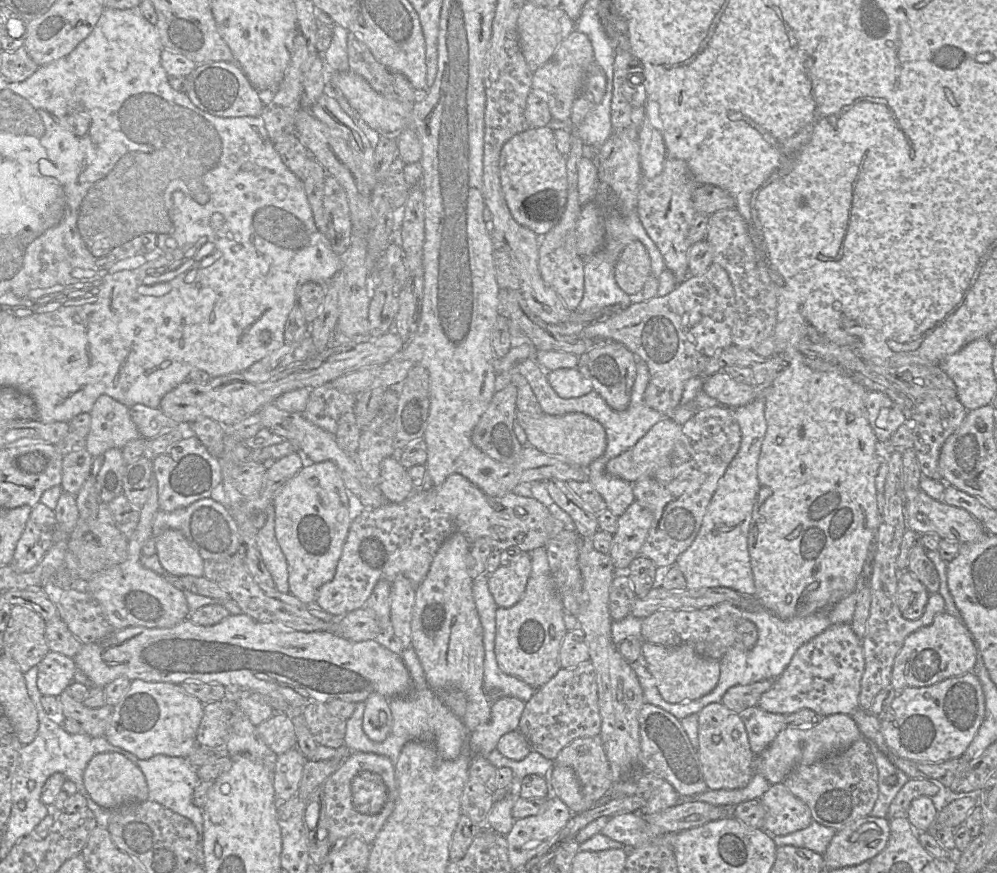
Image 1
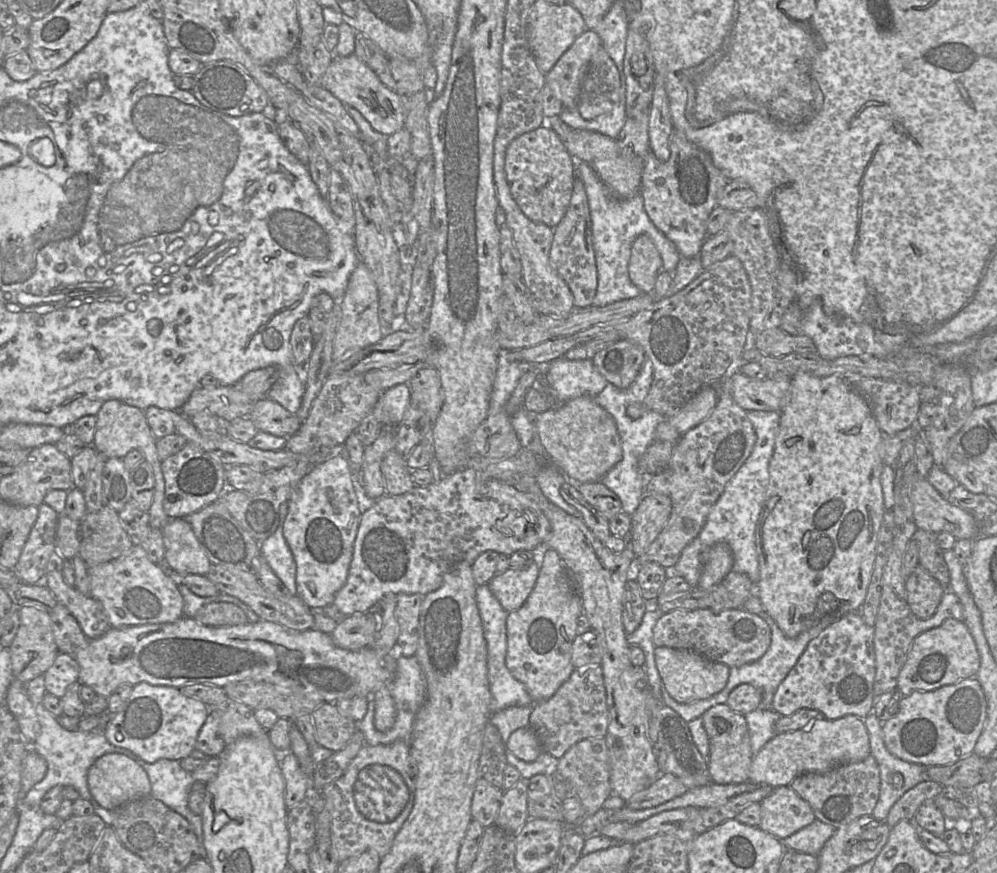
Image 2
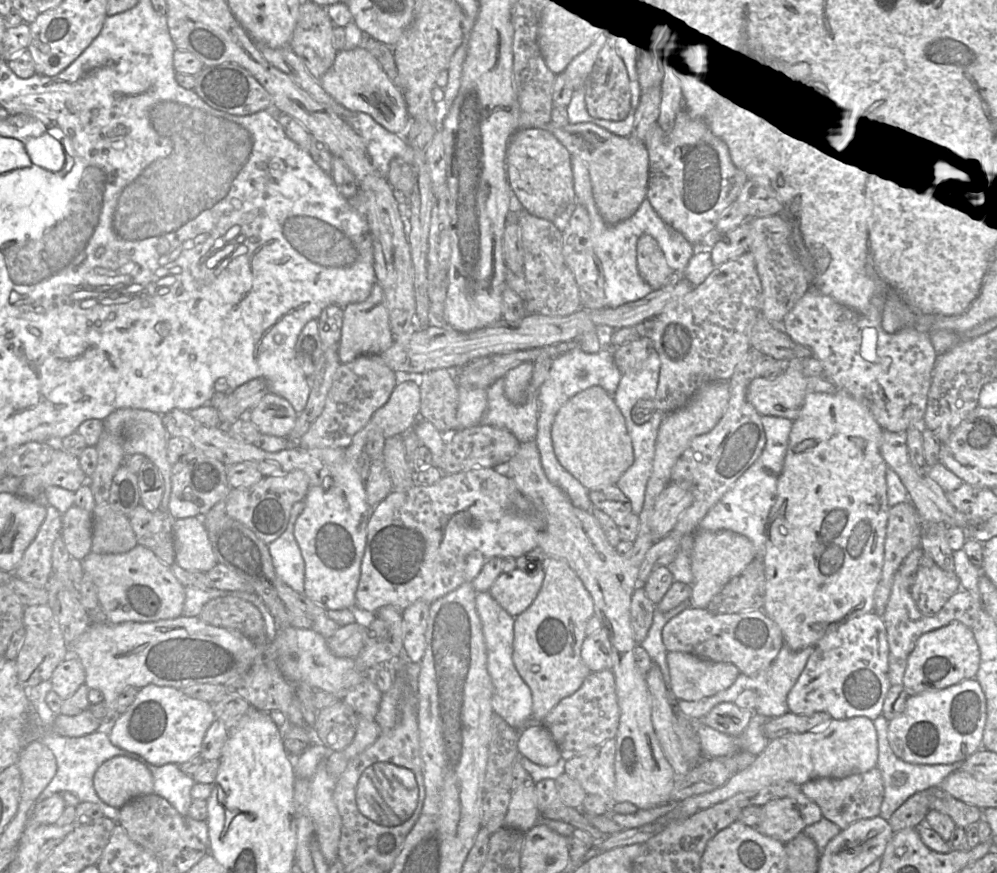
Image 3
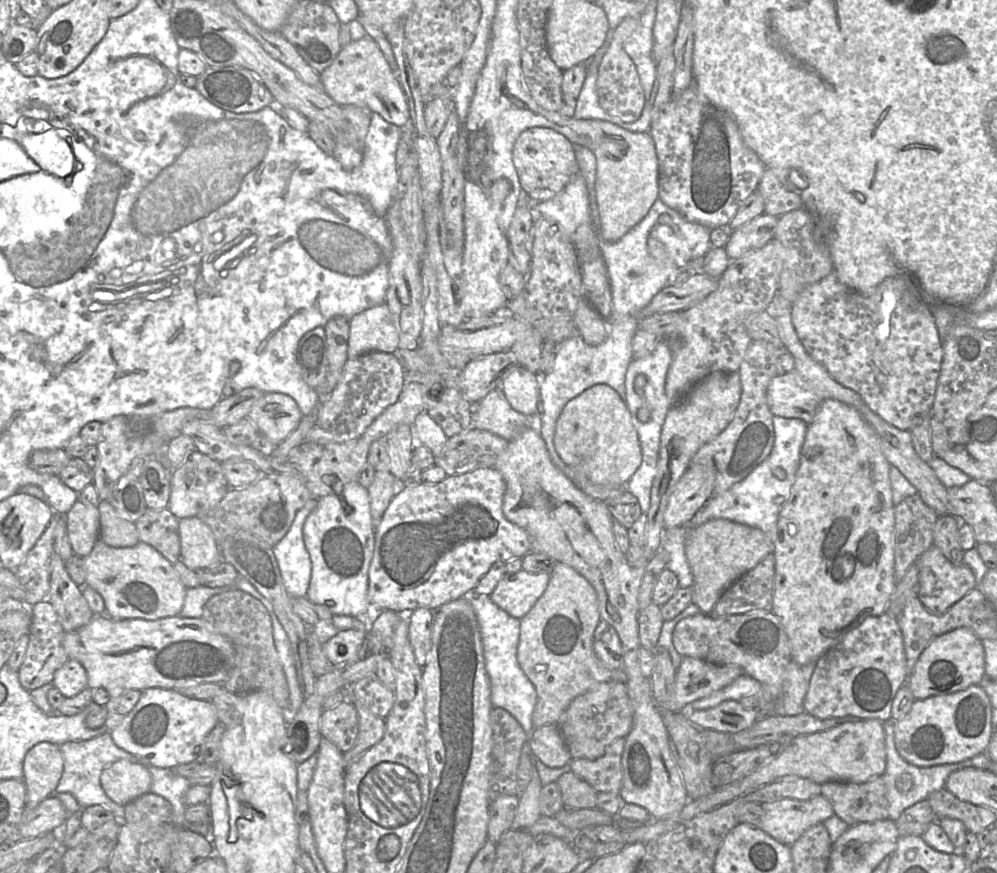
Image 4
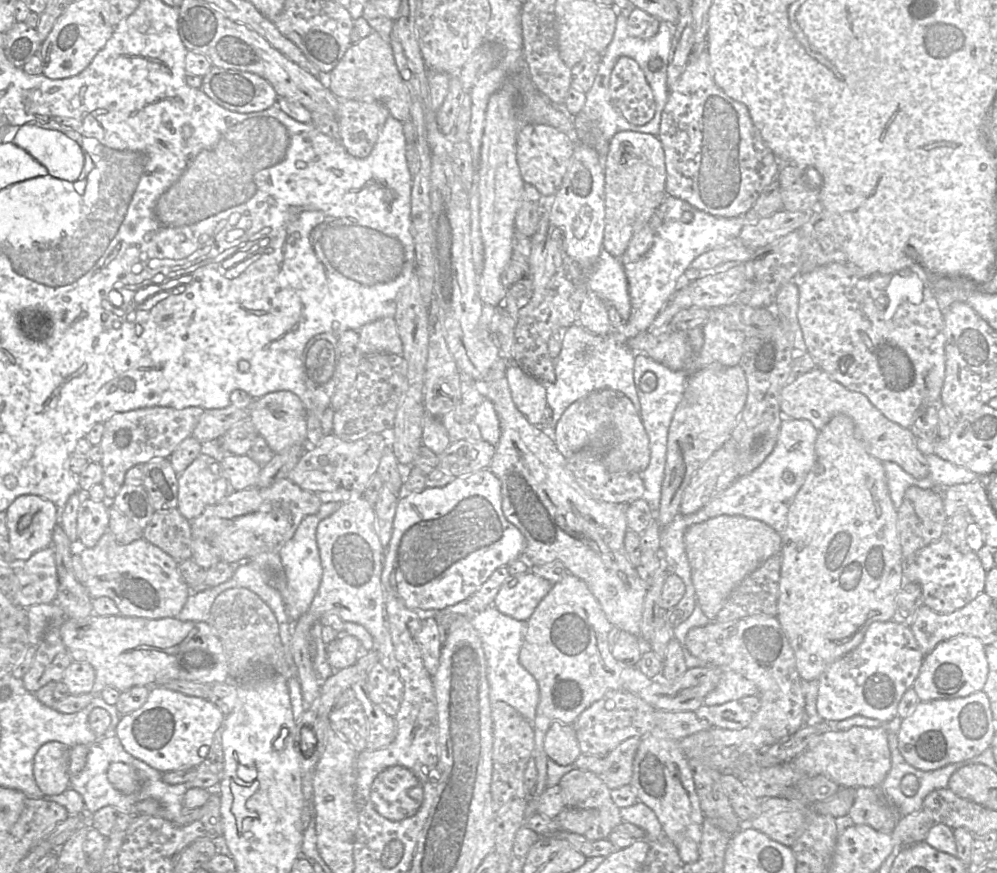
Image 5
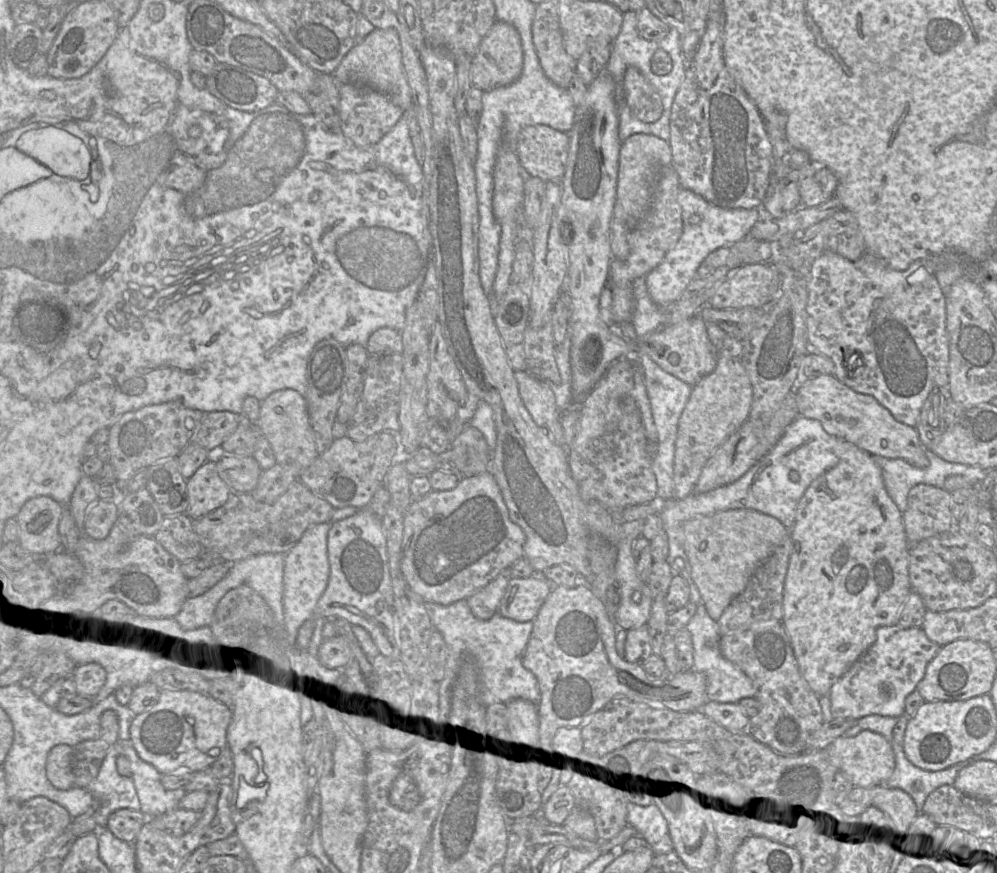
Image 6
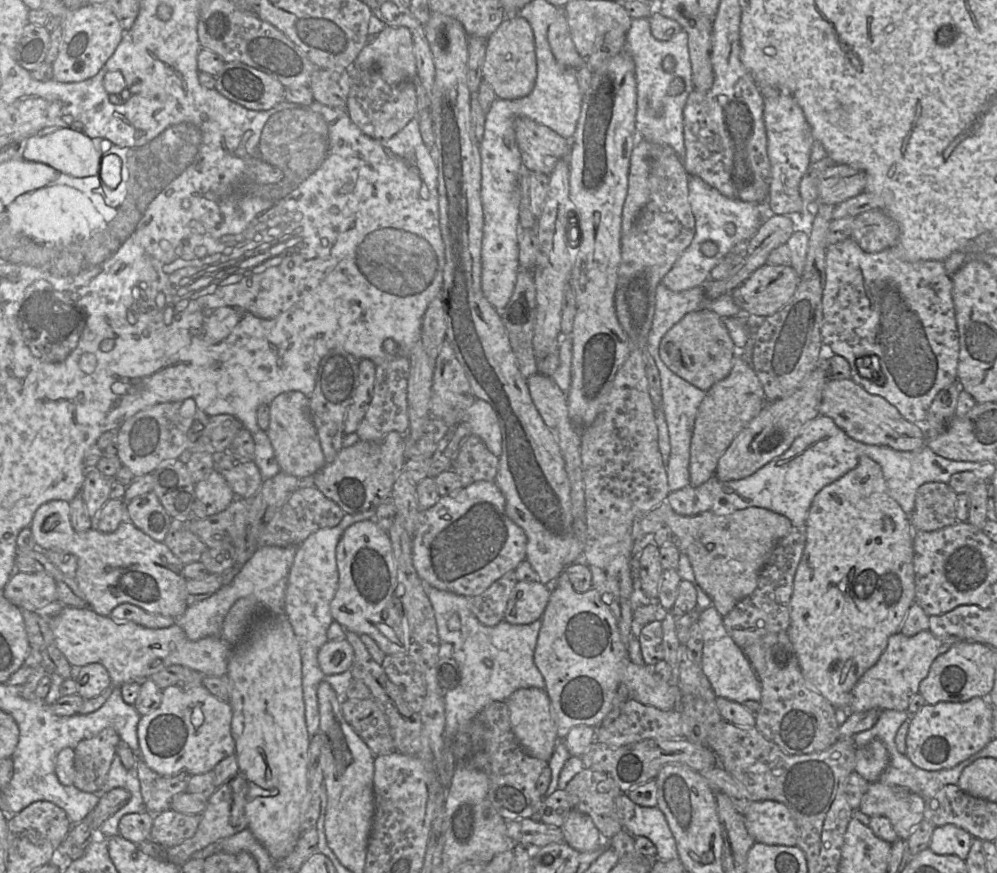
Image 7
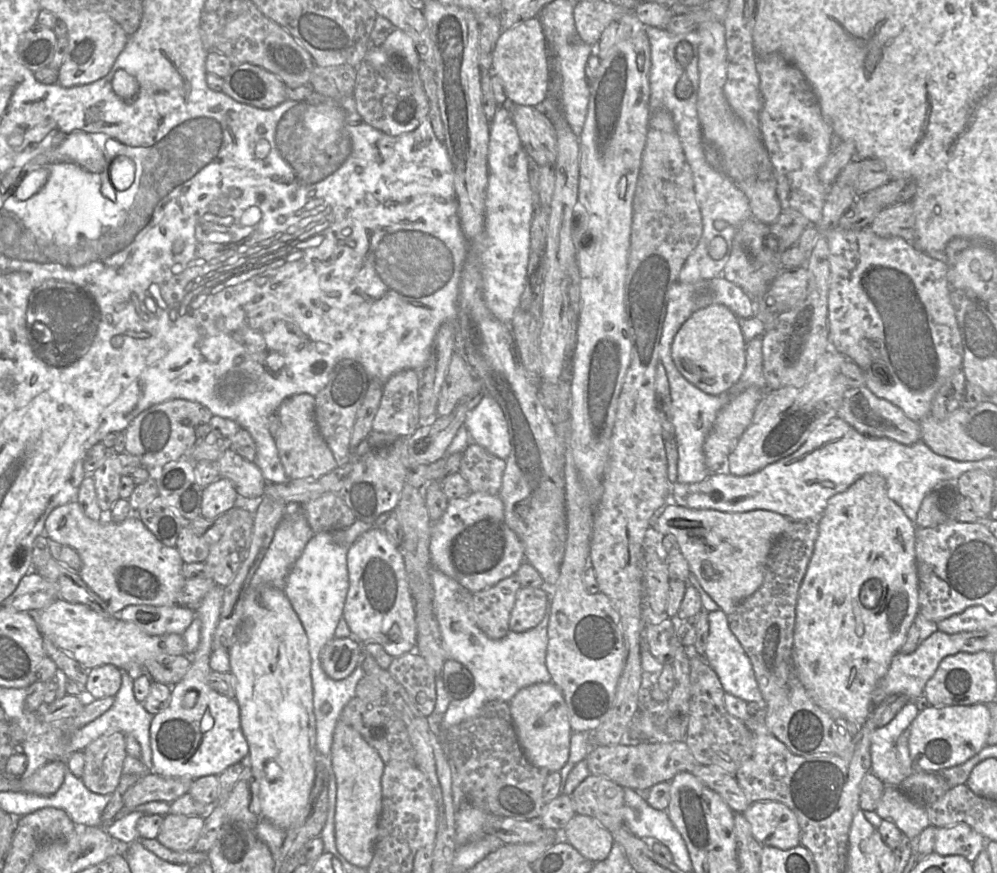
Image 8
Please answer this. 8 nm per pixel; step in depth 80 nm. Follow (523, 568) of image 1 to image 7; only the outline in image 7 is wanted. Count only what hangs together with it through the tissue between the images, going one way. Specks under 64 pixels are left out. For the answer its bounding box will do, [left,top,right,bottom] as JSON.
[504,581,551,625]

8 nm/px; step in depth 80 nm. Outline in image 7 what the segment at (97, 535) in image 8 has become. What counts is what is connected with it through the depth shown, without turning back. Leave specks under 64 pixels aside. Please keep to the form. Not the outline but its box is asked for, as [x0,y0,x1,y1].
[29,500,186,619]

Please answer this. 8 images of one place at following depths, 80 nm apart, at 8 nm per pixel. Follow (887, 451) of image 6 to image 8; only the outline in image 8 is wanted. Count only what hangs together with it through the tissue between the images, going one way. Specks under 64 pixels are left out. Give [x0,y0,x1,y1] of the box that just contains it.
[837,386,921,445]

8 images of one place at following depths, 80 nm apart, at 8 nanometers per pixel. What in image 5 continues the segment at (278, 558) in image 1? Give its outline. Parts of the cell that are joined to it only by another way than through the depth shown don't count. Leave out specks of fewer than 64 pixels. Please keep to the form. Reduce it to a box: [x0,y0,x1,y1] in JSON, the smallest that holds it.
[278,502,341,623]

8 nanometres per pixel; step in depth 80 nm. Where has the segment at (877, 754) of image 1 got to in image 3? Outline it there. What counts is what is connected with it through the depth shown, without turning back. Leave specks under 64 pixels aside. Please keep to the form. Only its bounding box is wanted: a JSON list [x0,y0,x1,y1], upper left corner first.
[873,716,961,821]

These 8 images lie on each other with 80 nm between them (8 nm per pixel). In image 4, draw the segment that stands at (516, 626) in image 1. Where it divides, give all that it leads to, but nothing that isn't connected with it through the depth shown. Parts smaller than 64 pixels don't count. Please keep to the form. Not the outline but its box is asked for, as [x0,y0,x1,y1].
[517,562,627,732]

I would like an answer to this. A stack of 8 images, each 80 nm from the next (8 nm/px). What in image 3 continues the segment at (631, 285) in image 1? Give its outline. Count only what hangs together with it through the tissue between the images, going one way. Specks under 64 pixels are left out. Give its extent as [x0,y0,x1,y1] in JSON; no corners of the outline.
[637,235,675,289]

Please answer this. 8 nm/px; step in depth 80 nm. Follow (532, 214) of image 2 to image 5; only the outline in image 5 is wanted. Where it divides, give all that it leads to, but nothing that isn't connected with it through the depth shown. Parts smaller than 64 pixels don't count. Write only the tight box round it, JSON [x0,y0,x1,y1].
[516,124,574,197]

